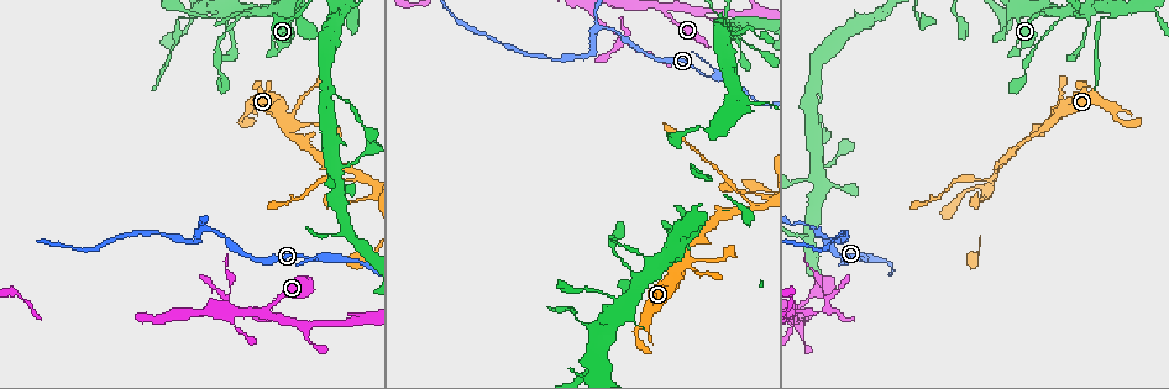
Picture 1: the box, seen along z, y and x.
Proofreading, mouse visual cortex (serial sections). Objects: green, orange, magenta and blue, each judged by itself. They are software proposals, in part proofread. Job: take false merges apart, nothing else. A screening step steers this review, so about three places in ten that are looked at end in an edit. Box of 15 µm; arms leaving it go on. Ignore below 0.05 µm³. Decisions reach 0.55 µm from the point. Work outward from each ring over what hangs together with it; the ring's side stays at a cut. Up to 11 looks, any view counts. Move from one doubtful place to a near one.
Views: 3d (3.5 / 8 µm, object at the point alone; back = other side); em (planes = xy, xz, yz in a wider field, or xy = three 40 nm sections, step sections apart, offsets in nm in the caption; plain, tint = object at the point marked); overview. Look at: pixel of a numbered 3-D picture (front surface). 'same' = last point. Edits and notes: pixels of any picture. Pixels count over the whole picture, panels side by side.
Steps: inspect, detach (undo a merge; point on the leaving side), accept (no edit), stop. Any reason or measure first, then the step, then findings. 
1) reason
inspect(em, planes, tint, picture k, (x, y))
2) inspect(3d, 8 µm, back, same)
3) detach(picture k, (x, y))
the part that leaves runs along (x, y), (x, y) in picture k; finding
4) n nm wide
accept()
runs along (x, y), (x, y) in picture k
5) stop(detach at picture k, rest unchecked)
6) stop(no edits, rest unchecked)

sudden change in width
inspect(3d, 3.5 µm, picture 1, (713, 78))

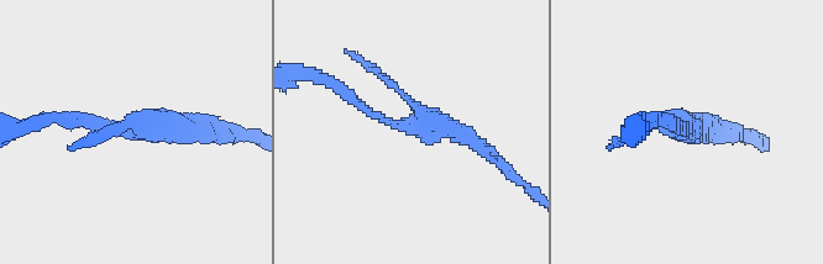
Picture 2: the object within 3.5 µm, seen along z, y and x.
inspect(em, xy, step 2, tint, picture 2, (412, 128))

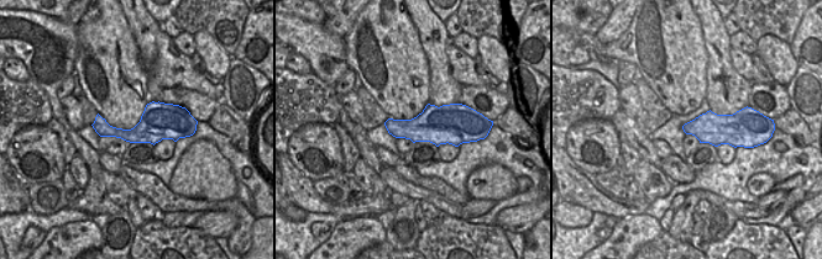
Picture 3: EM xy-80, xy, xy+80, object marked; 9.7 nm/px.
cut it another way
inspect(em, xy, step 5, tint, same)

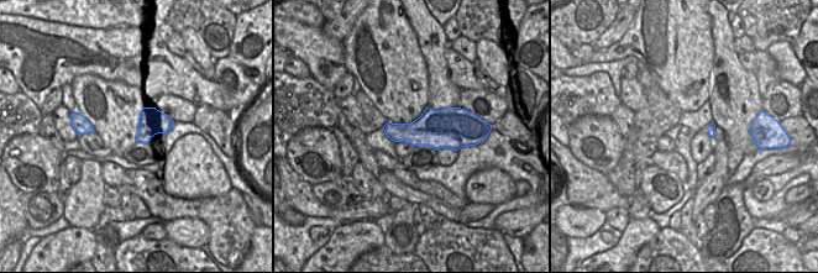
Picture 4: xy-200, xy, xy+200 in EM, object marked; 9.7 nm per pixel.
accept()
runs along (340, 90), (393, 125), (450, 128), (488, 153) in picture 2; continuous, no second cell

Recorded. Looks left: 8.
small branch off a trunk
inspect(3d, 3.5 µm, picture 1, (677, 266))

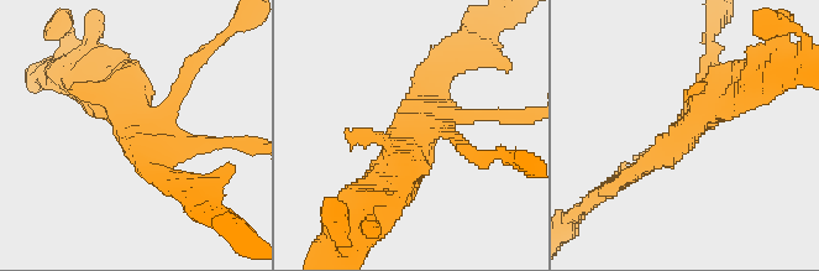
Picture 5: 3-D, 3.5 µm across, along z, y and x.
inspect(em, xy, step 5, tint, picture 5, (689, 127))

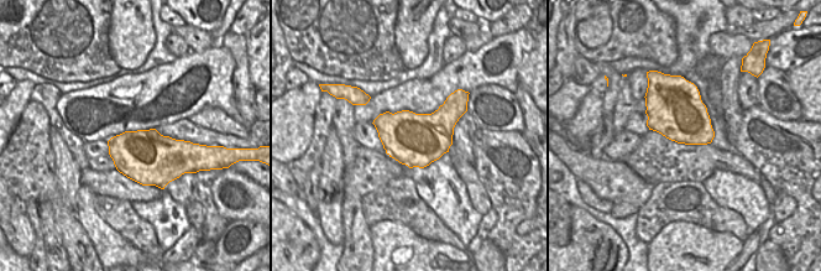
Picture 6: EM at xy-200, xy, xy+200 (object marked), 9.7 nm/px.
accept()
runs along (751, 86), (719, 98), (631, 173) in picture 5; all the same cell

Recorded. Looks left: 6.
small branch off a trunk
inspect(3d, 3.5 µm, picture 1, (1091, 15))

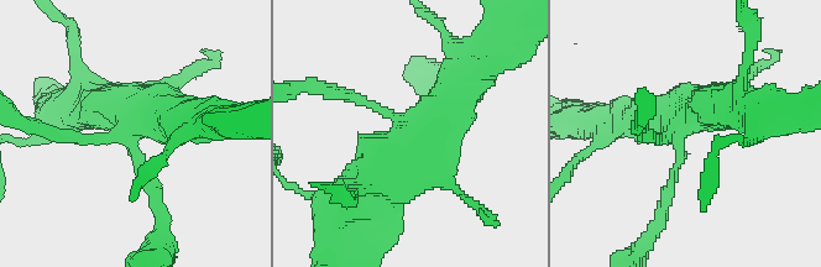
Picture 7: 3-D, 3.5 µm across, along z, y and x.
now the EM
inspect(em, planes, tint, picture 7, (682, 138))

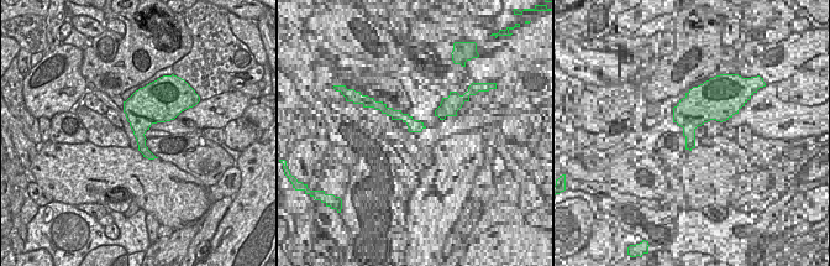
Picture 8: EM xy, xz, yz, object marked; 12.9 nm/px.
460 nm wide
accept()
runs along (174, 119), (148, 108), (130, 127), (160, 210) in picture 7; continuous, no second cell

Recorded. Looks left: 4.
branch point
inspect(3d, 8 µm, picture 1, (816, 229))

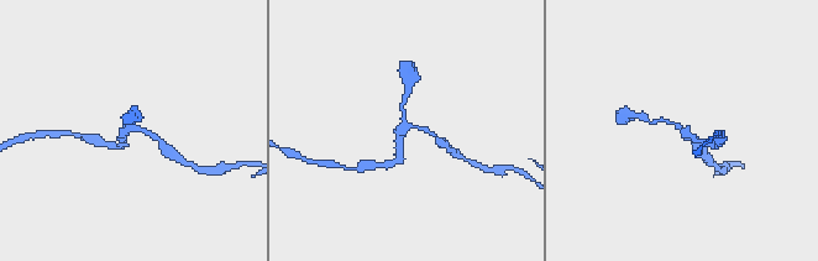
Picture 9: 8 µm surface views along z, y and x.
3 arms; arms of 150, 150, 150 nm
inspect(em, xy, step 2, tint, picture 9, (409, 125))

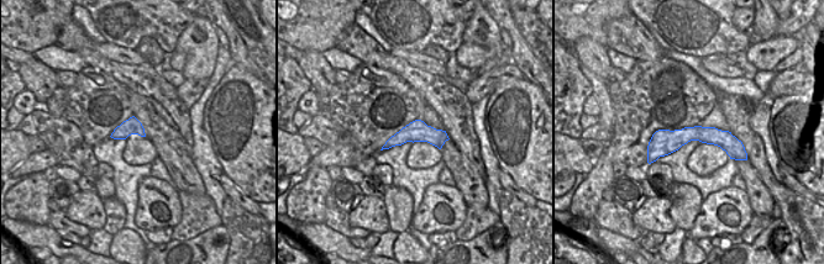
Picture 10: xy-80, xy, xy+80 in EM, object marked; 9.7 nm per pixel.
accept()
runs along (161, 142), (130, 129), (121, 144) in picture 9; one cell here

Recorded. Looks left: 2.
stop(no edits, rest unchecked)

